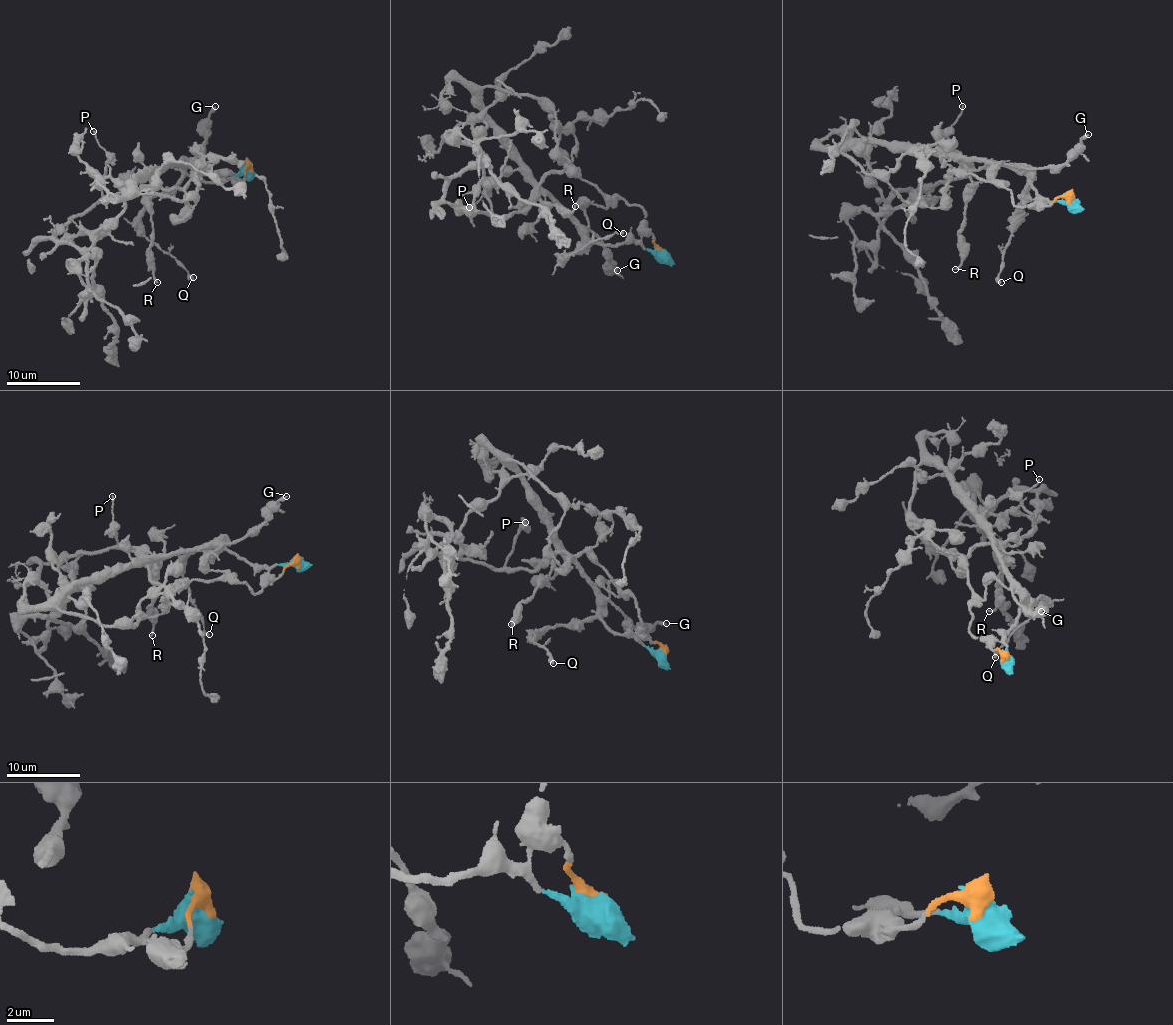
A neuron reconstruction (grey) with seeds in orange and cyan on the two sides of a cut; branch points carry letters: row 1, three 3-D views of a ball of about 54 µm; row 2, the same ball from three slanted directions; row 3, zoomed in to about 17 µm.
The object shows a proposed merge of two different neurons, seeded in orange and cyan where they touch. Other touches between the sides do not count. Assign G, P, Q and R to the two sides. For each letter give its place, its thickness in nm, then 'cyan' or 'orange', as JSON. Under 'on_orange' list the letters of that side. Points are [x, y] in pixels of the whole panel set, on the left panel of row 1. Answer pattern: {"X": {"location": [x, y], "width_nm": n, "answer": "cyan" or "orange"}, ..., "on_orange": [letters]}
{"G": {"location": [215, 106], "width_nm": 320, "answer": "cyan"}, "P": {"location": [93, 131], "width_nm": 160, "answer": "orange"}, "Q": {"location": [193, 277], "width_nm": 400, "answer": "cyan"}, "R": {"location": [157, 282], "width_nm": 190, "answer": "cyan"}, "on_orange": ["P"]}

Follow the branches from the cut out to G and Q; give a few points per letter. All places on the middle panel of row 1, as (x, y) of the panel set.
G: (659, 253), (634, 243), (608, 245), (592, 242), (588, 234), (590, 231), (602, 242), (616, 270)
Q: (659, 253), (634, 243), (595, 242), (564, 256), (567, 260), (588, 243), (619, 232), (623, 234)

